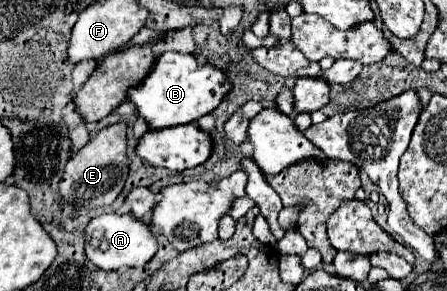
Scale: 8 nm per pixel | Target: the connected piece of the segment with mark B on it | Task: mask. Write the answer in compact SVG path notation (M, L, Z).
M164 52L146 80L140 86L130 88L128 98L136 104L138 114L150 124L150 128L172 128L196 122L218 108L230 90L222 82L226 82L226 74L220 68L212 64L200 64L192 54Z

